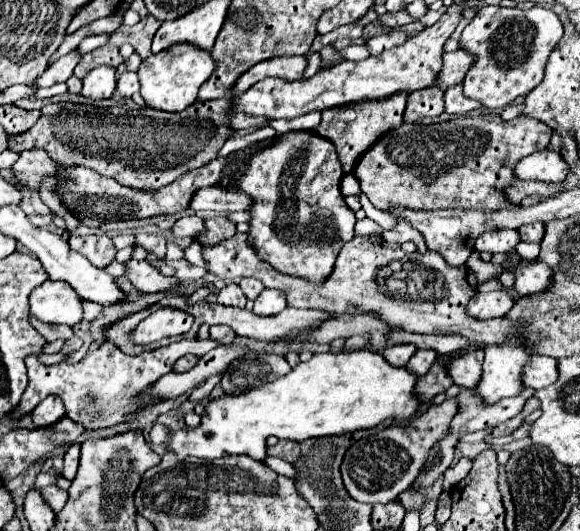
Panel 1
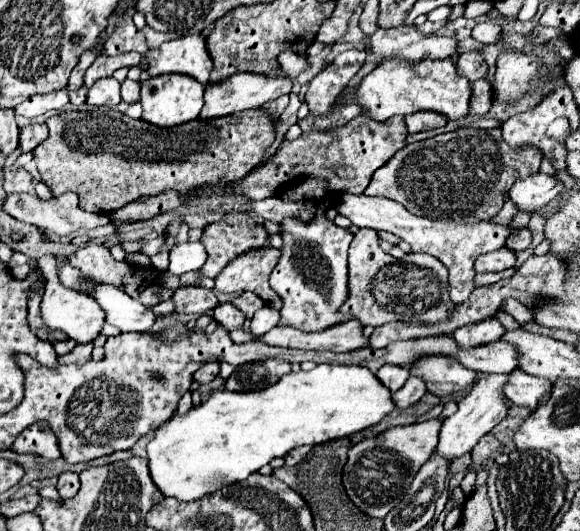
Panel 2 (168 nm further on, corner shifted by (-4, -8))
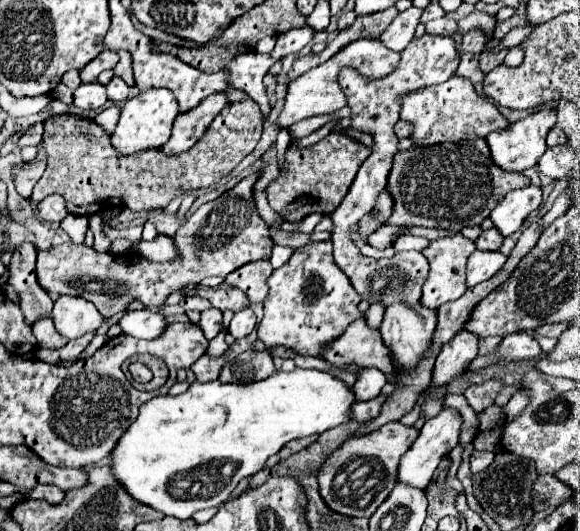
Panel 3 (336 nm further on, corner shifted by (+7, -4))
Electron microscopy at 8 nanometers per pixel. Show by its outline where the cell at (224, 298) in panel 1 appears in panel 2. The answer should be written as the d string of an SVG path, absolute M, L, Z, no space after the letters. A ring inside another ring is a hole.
M222 302L214 308L214 318L226 328L226 330L236 330L244 324L246 316L244 312L240 312L236 306L232 306L232 302Z

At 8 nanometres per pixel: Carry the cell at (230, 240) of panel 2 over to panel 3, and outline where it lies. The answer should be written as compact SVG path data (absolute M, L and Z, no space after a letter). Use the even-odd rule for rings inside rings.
M259 172L243 178L237 186L221 194L217 200L199 206L187 222L173 234L177 258L173 262L151 262L145 256L125 254L111 256L83 244L59 244L37 256L37 278L43 290L55 294L81 296L97 306L103 318L125 312L133 300L141 300L145 308L161 308L167 296L185 286L197 286L207 276L225 276L233 270L255 262L269 260L273 240L269 226L257 212L253 202L253 186Z

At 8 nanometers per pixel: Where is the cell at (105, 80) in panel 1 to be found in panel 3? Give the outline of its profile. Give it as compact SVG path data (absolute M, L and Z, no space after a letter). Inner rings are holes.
M91 82L91 84L81 84L75 92L73 92L73 104L77 108L83 110L99 110L101 106L107 104L107 96L105 96L105 86Z

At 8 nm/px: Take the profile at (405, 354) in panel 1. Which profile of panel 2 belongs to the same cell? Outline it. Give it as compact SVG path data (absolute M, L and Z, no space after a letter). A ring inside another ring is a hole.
M382 366L376 372L376 376L380 378L380 382L384 382L384 386L396 392L400 386L404 386L406 378L410 376L410 368L408 366Z

